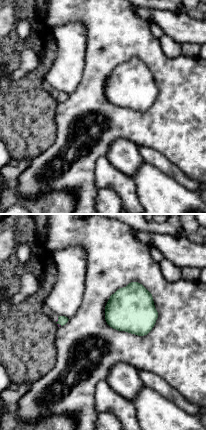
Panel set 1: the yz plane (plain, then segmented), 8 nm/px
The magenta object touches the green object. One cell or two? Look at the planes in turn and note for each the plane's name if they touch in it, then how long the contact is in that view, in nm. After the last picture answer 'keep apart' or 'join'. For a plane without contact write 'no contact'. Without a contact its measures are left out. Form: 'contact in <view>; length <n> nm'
contact in yz; length 70 nm

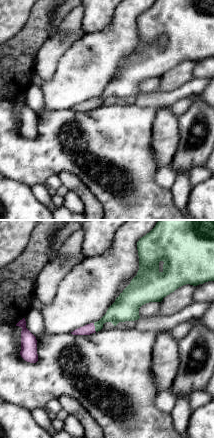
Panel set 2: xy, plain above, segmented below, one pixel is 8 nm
contact in xy; length 80 nm

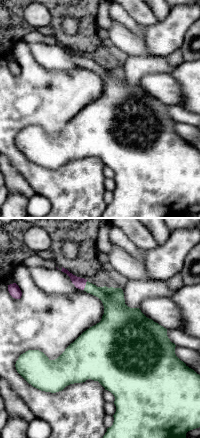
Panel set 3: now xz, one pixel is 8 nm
contact in xz; length 80 nm

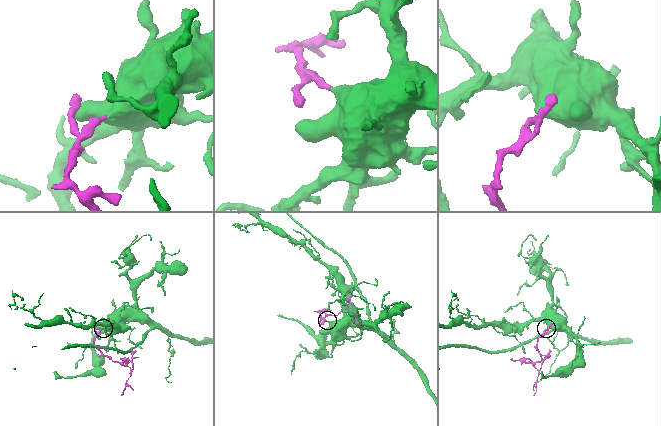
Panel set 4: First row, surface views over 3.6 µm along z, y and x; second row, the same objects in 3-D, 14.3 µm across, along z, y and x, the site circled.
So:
join

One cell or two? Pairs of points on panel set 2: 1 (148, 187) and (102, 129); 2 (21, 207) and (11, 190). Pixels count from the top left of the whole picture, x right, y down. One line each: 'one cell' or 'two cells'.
1: one cell
2: one cell

